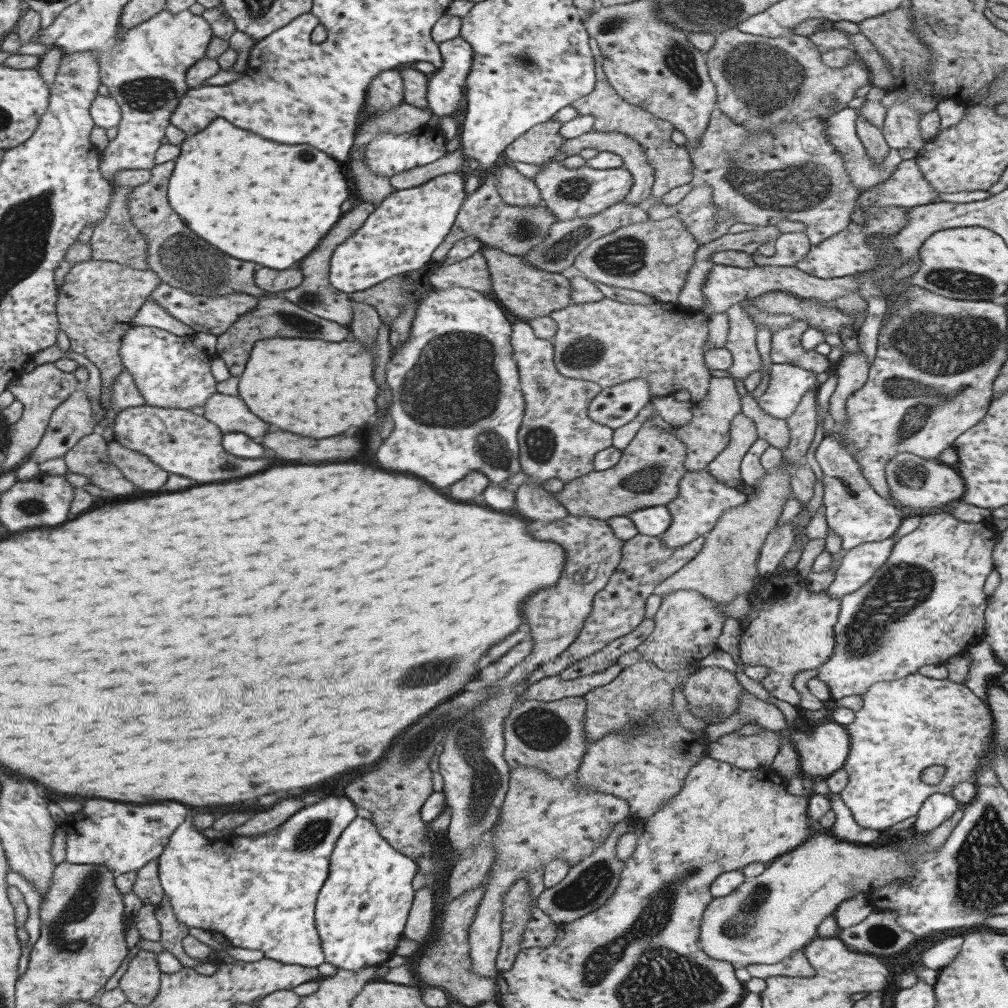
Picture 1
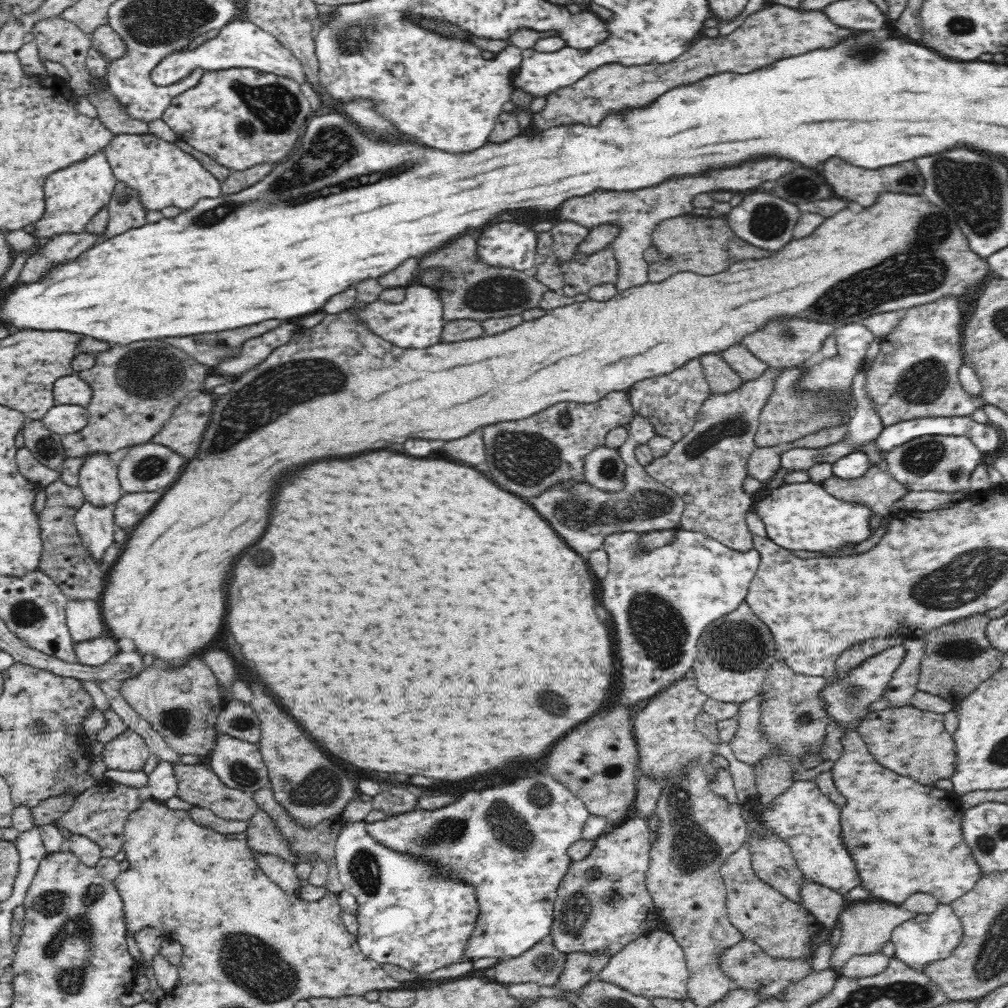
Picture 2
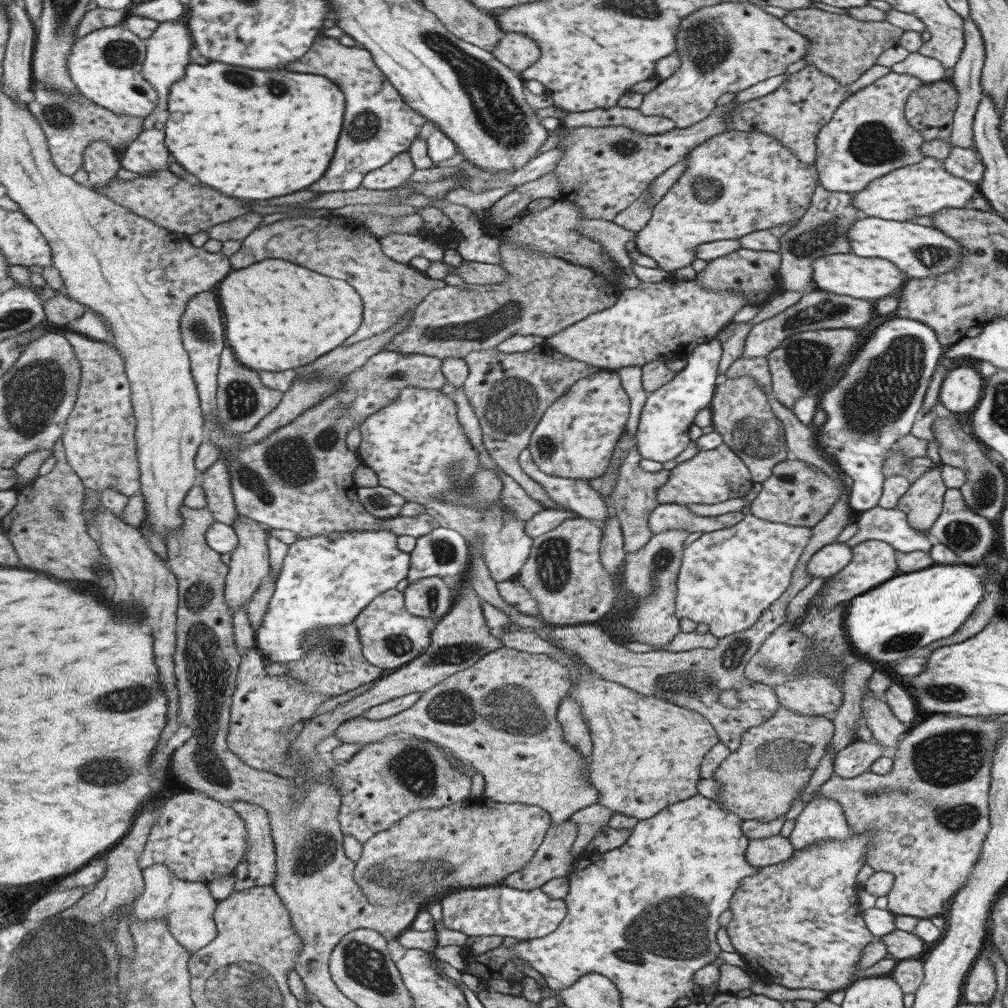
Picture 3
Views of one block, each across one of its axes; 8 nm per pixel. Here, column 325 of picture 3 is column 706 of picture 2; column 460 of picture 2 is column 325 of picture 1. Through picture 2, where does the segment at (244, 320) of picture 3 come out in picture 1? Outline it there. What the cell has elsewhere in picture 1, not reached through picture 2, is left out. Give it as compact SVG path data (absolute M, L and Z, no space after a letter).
M265 338L256 340L251 348L245 370L238 377L238 397L247 404L247 408L267 424L275 424L281 430L309 436L309 438L327 438L339 432L345 432L349 426L357 428L375 412L375 382L371 378L372 355L352 338L347 342L323 342L307 338Z

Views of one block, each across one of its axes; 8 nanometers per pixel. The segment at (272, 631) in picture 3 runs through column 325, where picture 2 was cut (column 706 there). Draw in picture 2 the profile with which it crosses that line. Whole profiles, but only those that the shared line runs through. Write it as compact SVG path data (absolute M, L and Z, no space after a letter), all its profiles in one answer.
M678 528L666 546L652 553L640 553L636 549L639 538L640 534L636 533L614 532L604 537L602 546L609 559L608 574L602 578L602 602L614 620L614 636L618 648L616 654L620 658L620 682L624 684L622 695L630 709L642 700L670 688L685 672L692 670L697 658L698 639L711 623L730 614L745 602L750 581L760 562L758 552L734 551L702 532Z

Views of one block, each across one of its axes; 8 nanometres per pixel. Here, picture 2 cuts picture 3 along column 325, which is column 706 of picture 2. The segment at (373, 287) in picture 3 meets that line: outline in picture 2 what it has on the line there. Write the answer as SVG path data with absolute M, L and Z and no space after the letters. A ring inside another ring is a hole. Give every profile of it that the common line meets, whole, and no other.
M688 214L663 220L653 232L652 244L658 249L662 266L664 266L664 268L658 270L656 276L650 276L652 284L664 282L666 278L674 276L676 272L684 272L684 270L690 270L690 272L702 274L702 276L714 276L714 274L720 274L720 272L728 270L736 262L764 260L764 258L772 256L772 252L766 252L763 248L758 248L736 236L724 216L714 218ZM718 250L724 252L722 264L704 264L702 262L702 260L722 256L722 254L718 254ZM732 250L734 250L734 254L732 254Z

